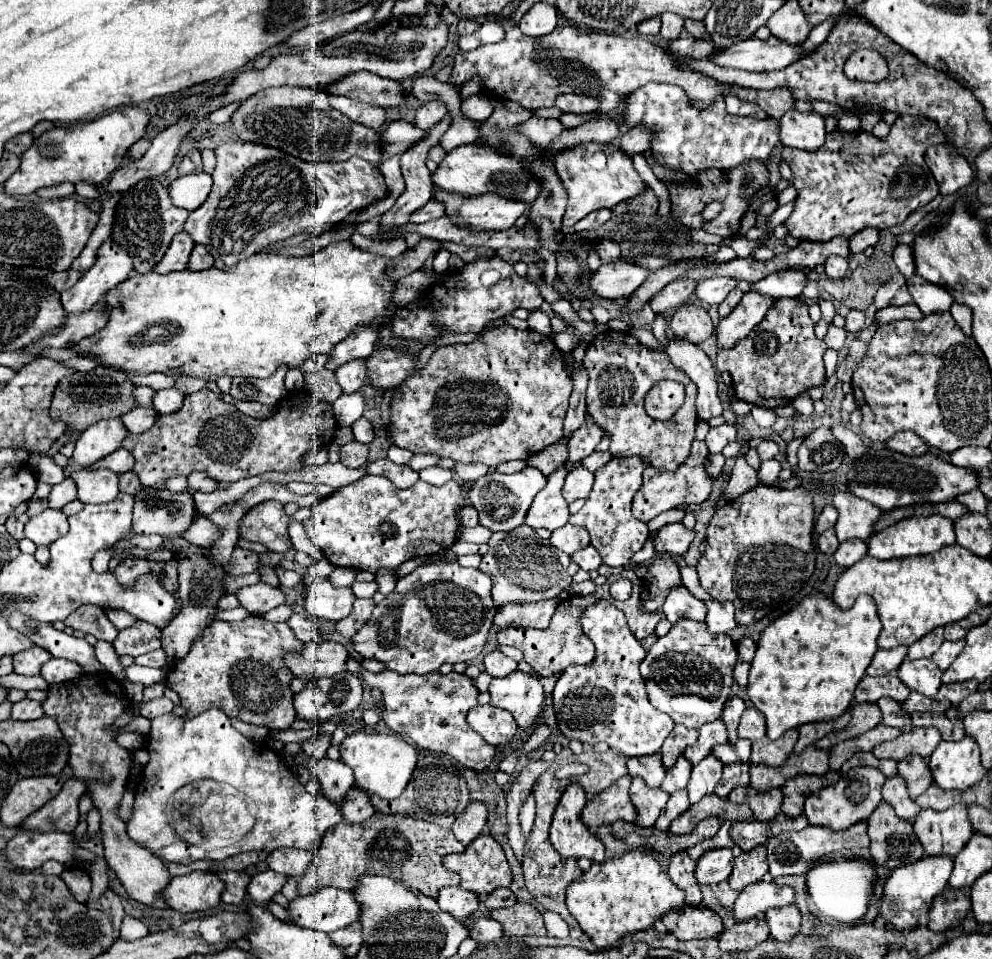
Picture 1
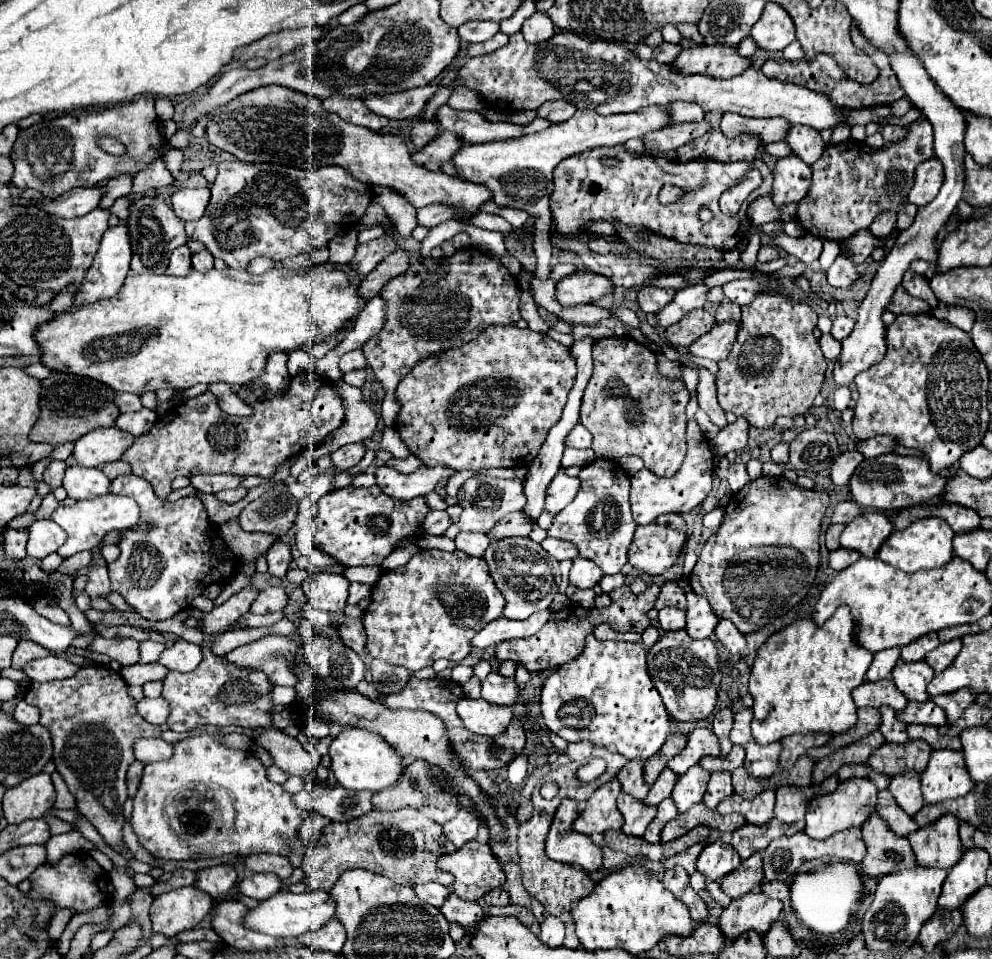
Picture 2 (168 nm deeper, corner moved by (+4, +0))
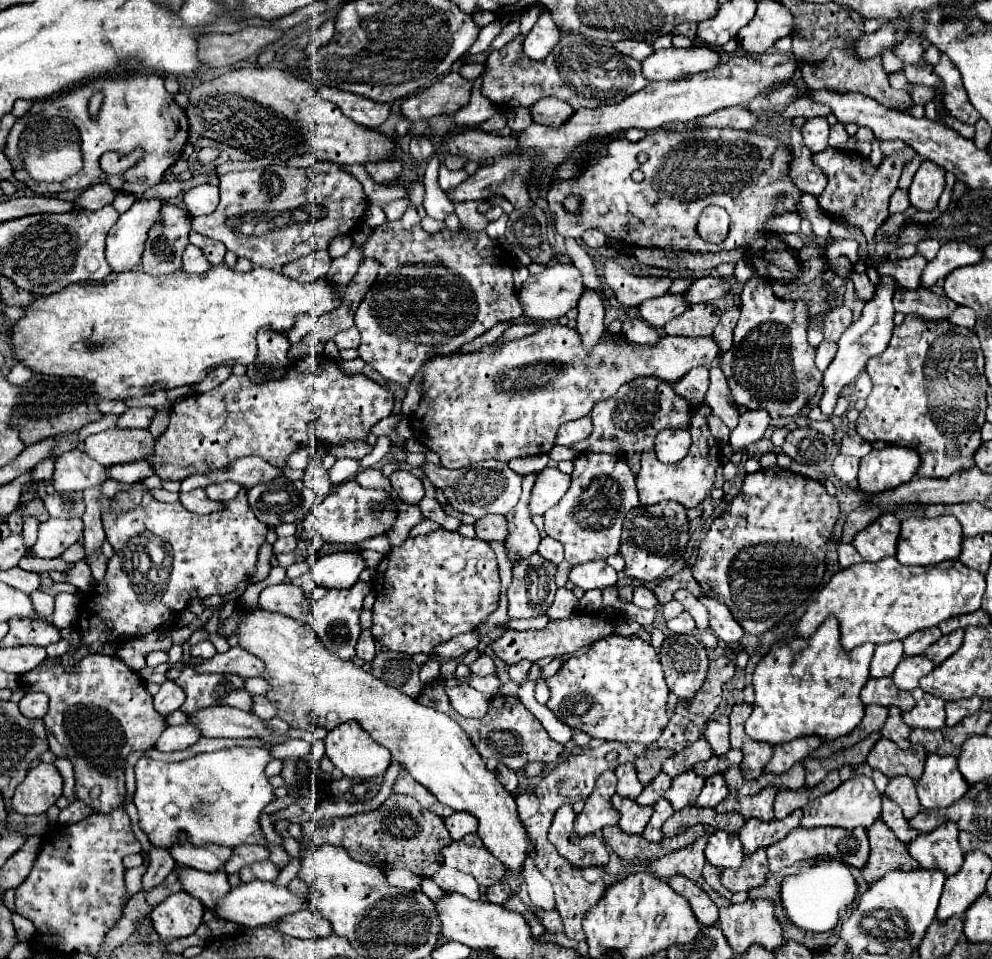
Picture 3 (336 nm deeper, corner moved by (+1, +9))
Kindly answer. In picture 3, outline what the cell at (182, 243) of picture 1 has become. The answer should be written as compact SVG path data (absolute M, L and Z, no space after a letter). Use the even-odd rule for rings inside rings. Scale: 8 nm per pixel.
M189 244L189 246L183 250L183 270L199 274L199 272L205 272L209 266L211 266L211 264L205 260L203 252L201 252L197 246Z

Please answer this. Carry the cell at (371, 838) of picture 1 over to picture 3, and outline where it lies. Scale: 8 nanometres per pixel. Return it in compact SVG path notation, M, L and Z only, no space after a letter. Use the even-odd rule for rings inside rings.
M391 794L381 804L381 808L371 812L331 818L323 822L311 820L303 824L303 834L309 838L309 844L313 848L319 848L323 844L341 846L353 860L377 866L381 870L407 868L415 874L421 874L423 878L433 876L443 866L441 850L453 844L441 816L429 810L421 810L415 798L401 794Z

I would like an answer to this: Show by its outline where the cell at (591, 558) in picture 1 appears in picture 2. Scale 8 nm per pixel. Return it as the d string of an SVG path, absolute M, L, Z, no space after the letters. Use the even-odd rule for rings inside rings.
M576 557L574 565L570 569L570 585L578 587L578 589L594 589L600 579L602 579L602 569L592 565L592 561Z

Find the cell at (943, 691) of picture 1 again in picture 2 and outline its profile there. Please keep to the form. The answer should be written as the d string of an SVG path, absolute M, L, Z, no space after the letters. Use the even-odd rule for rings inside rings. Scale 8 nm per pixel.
M960 689L950 695L934 697L932 701L944 709L944 713L948 717L948 725L952 725L952 721L958 721L960 715L964 713L964 709L974 703L974 693L970 689Z

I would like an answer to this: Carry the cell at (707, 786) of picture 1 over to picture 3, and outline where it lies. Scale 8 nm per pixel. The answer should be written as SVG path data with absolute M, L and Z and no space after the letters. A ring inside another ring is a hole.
M693 768L683 772L683 774L677 774L673 778L673 784L671 788L665 792L665 798L673 804L675 810L681 810L685 806L691 806L695 804L701 788L705 784L705 778L699 776Z

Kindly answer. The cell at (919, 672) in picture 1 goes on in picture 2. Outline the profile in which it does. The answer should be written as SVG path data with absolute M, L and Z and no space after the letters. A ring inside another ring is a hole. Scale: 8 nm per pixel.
M900 661L892 669L892 681L908 701L928 701L926 685L932 681L932 677L934 671L924 661L916 661L916 663Z

